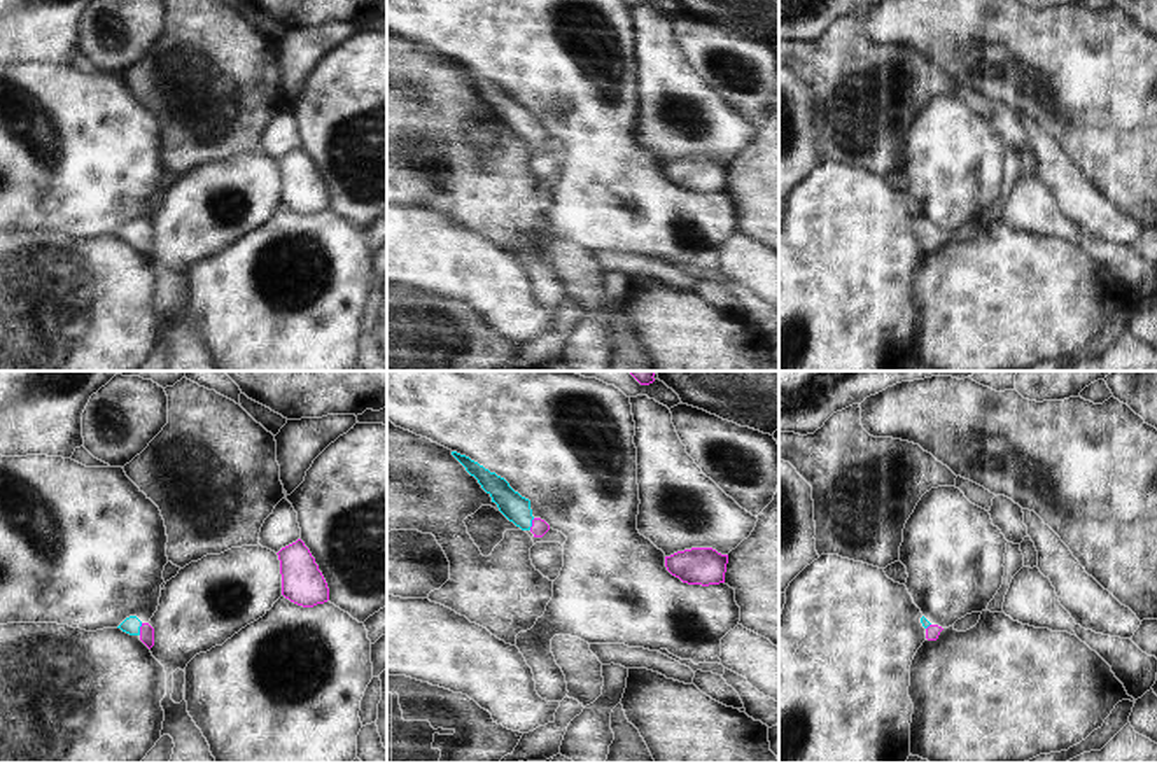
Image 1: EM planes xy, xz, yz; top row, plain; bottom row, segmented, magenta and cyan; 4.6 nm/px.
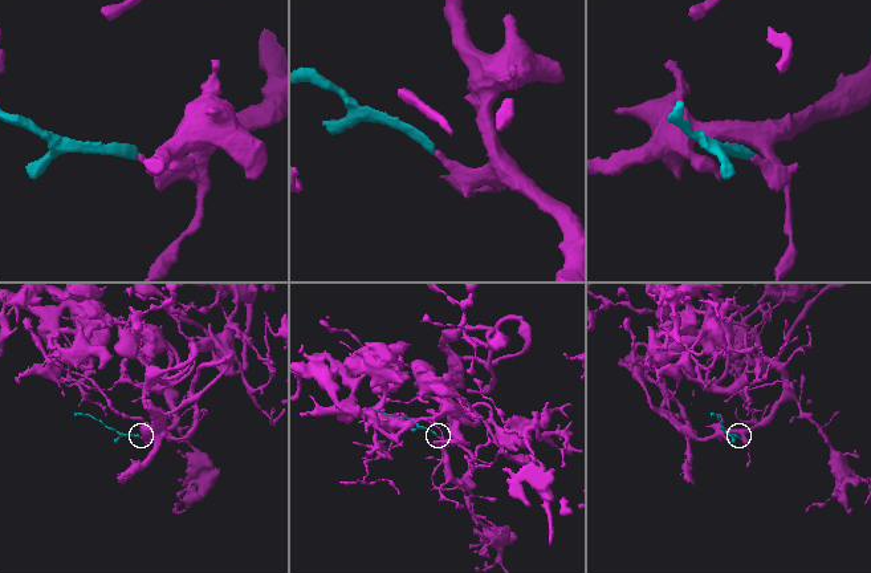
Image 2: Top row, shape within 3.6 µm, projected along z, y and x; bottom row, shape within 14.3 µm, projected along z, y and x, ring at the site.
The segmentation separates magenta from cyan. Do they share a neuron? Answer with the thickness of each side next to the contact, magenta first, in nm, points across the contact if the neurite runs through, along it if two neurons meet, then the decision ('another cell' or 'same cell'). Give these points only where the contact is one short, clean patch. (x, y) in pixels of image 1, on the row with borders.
60 nm thick on the magenta side, 80 nm on the other; runs through xy (146, 630), (140, 629), (132, 625); same cell

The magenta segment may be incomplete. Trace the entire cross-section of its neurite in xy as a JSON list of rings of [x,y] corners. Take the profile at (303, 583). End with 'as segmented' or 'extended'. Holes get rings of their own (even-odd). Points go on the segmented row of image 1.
[[[301,539],[278,553],[282,574],[282,595],[291,602],[313,607],[329,600],[327,583]]]; as segmented

